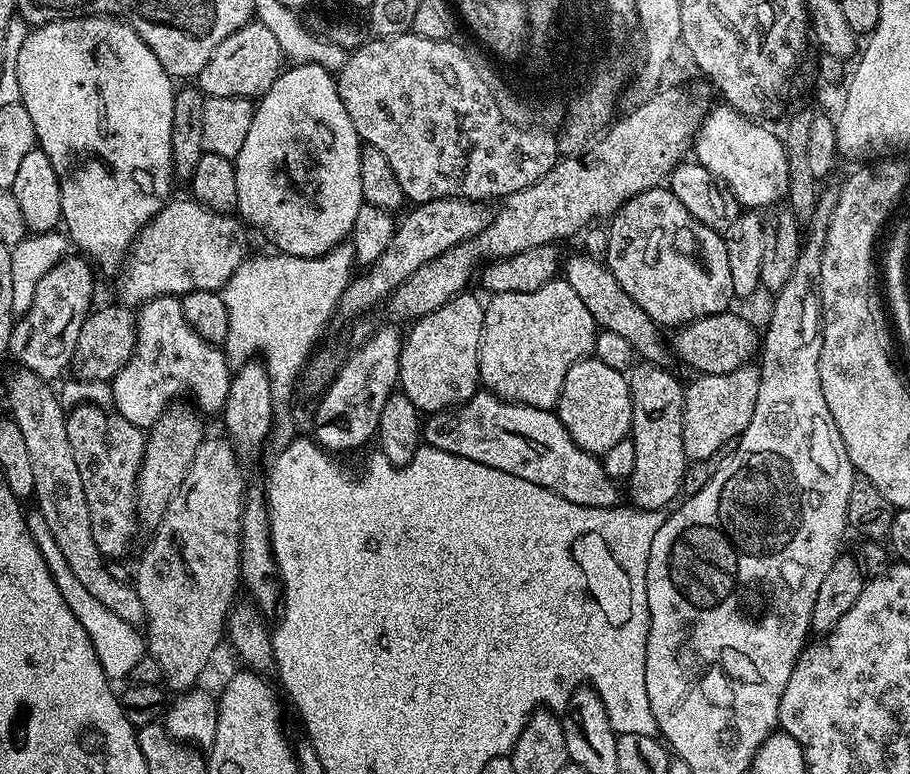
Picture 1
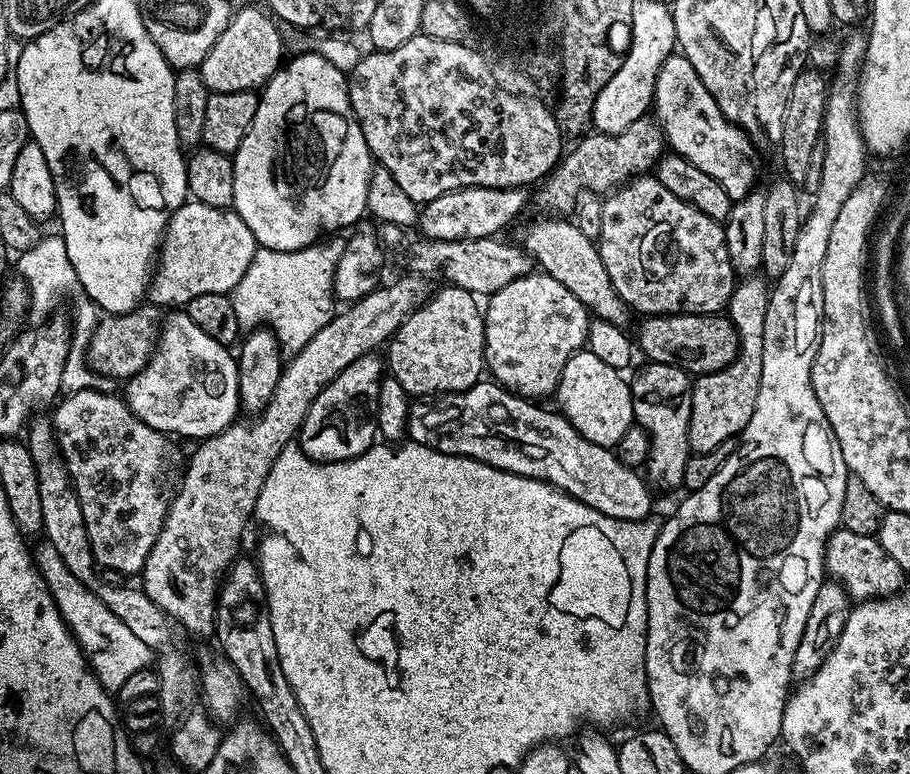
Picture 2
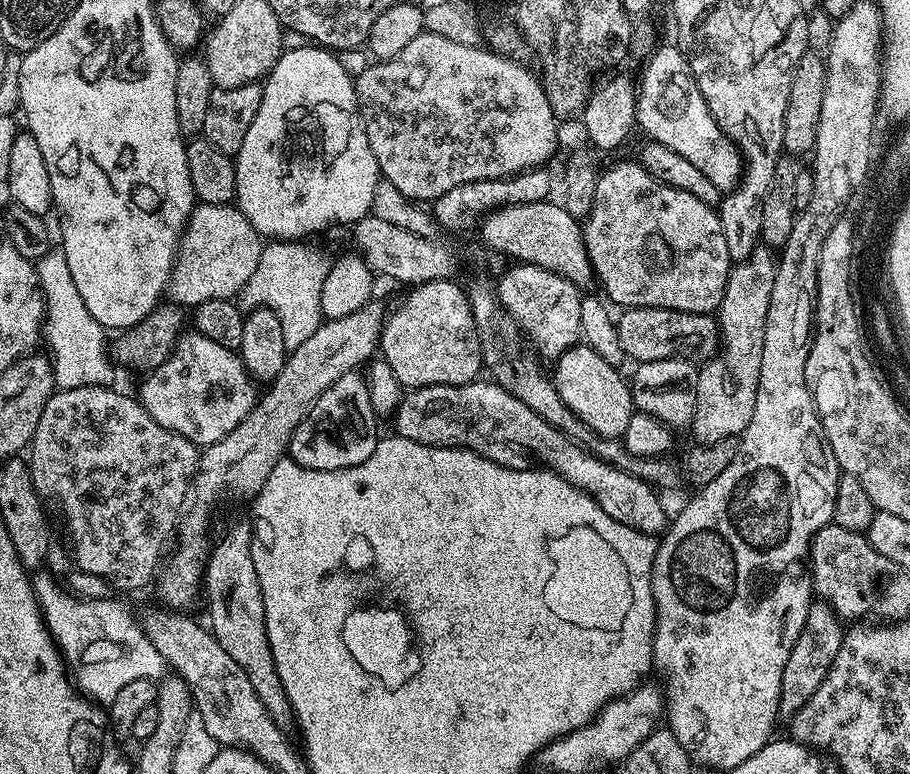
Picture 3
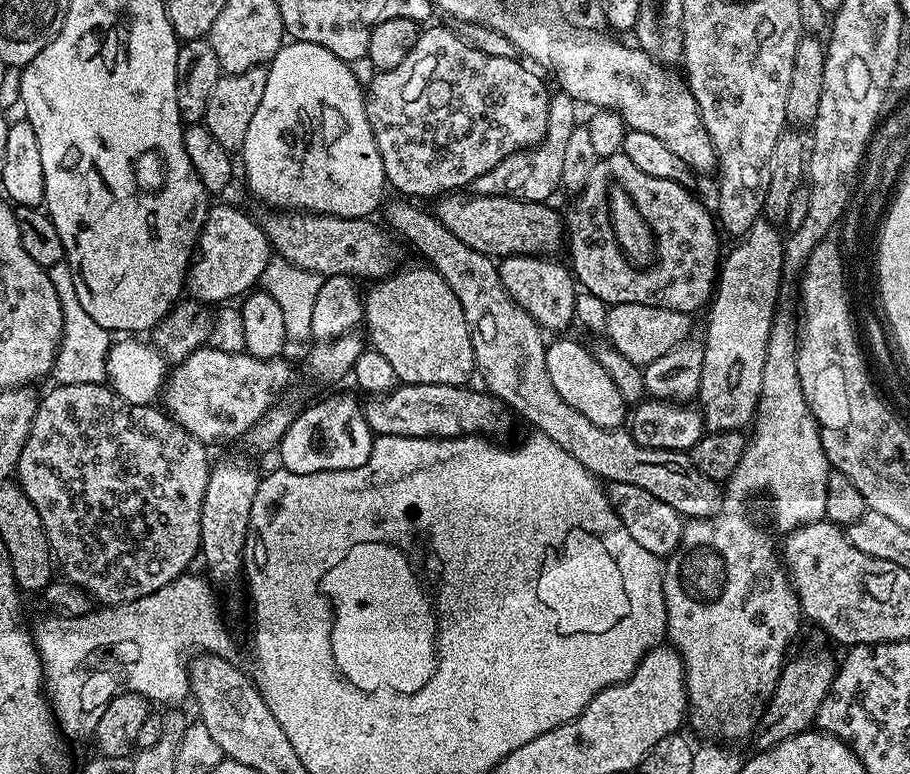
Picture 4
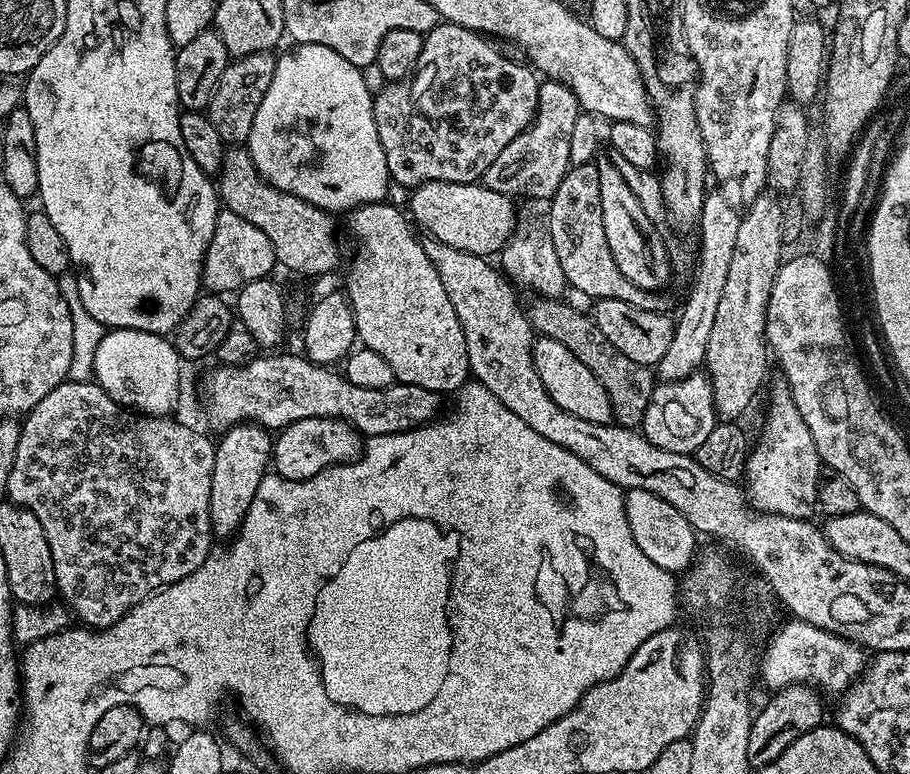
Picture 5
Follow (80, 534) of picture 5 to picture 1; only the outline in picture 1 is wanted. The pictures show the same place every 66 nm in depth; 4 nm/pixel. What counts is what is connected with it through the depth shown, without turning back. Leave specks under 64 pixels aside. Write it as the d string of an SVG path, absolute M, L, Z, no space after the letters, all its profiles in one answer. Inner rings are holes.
M85 402L75 405L75 407L67 413L66 438L70 440L70 454L74 454L74 463L78 466L78 474L82 474L82 490L86 490L86 506L90 506L90 526L94 530L94 542L98 542L98 550L105 558L127 557L127 552L131 550L132 543L136 540L136 526L138 526L136 480L139 477L139 468L142 466L143 462L146 439L145 429L134 426L130 422L126 422L126 418L122 418L120 413L115 410L109 410L107 407Z

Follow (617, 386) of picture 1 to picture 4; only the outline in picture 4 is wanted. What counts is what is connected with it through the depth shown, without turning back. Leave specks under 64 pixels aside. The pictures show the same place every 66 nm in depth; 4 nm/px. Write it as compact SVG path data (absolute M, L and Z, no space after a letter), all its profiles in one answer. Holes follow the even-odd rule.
M564 338L553 339L556 341L553 344L551 341L545 347L544 354L546 356L546 374L550 374L550 382L554 382L554 390L558 390L562 402L574 406L574 410L578 410L578 414L582 414L585 418L590 418L590 422L594 422L594 426L602 426L603 428L621 427L626 420L626 402L618 394L618 388L614 386L614 380L606 374L606 370L602 370L602 366L589 349L587 352L576 340L560 339Z

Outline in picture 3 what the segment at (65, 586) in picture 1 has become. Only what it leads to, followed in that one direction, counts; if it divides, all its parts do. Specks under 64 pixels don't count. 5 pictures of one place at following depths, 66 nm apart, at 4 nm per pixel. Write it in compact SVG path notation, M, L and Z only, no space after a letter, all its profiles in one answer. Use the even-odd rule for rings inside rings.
M40 570L31 577L32 589L36 592L36 601L40 603L40 610L44 613L44 626L56 641L67 671L74 677L74 684L87 699L100 706L107 706L112 699L122 690L122 686L135 680L159 681L166 672L166 661L162 654L150 642L144 633L143 623L128 613L124 604L116 600L92 600L81 598L73 594L63 583L60 584L50 573Z

